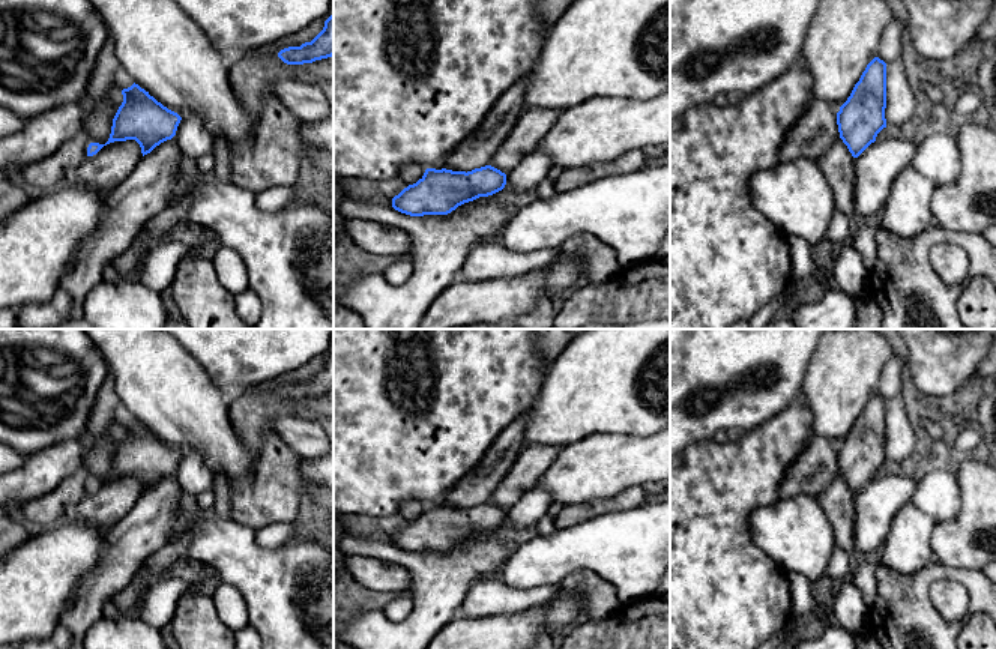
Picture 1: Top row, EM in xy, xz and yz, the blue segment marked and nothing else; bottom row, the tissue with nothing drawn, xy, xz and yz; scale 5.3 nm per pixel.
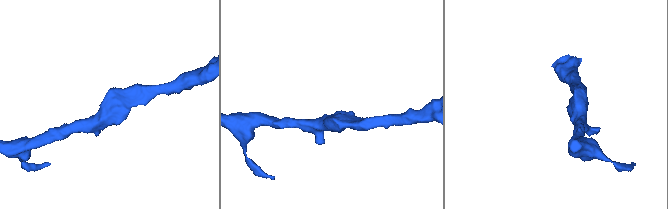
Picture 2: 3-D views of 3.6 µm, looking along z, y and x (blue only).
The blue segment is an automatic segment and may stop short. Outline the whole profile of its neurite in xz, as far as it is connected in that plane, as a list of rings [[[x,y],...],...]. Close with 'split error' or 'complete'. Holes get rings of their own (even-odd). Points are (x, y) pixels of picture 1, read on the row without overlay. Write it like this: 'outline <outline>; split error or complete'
outline [[[526,445],[514,461],[506,478],[497,485],[491,499],[472,508],[452,508],[427,505],[424,512],[413,521],[404,524],[392,535],[392,544],[410,553],[448,551],[458,542],[473,538],[479,533],[488,533],[502,527],[506,521],[506,512],[532,488],[538,485],[539,478],[550,467],[560,452],[554,445]]]; split error

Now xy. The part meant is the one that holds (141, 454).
outline [[[135,419],[123,425],[122,431],[123,439],[113,455],[108,478],[105,481],[90,479],[87,493],[96,491],[110,479],[135,476],[141,484],[143,494],[128,515],[105,533],[98,565],[84,577],[74,599],[62,613],[59,625],[66,626],[72,634],[71,649],[84,649],[84,635],[87,629],[108,611],[107,602],[110,598],[129,584],[135,571],[147,557],[170,542],[179,518],[183,490],[173,473],[176,472],[182,454],[164,443]]]; split error

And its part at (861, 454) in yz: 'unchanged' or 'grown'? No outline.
grown

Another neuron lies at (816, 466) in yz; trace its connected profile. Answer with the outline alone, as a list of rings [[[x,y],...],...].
[[[814,436],[789,467],[780,484],[780,494],[808,496],[817,500],[837,476],[840,476],[837,451],[826,439]]]

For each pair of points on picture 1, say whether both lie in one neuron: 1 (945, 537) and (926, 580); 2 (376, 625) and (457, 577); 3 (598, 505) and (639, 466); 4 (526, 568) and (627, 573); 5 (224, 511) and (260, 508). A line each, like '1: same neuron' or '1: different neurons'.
1: different neurons
2: same neuron
3: different neurons
4: same neuron
5: different neurons

